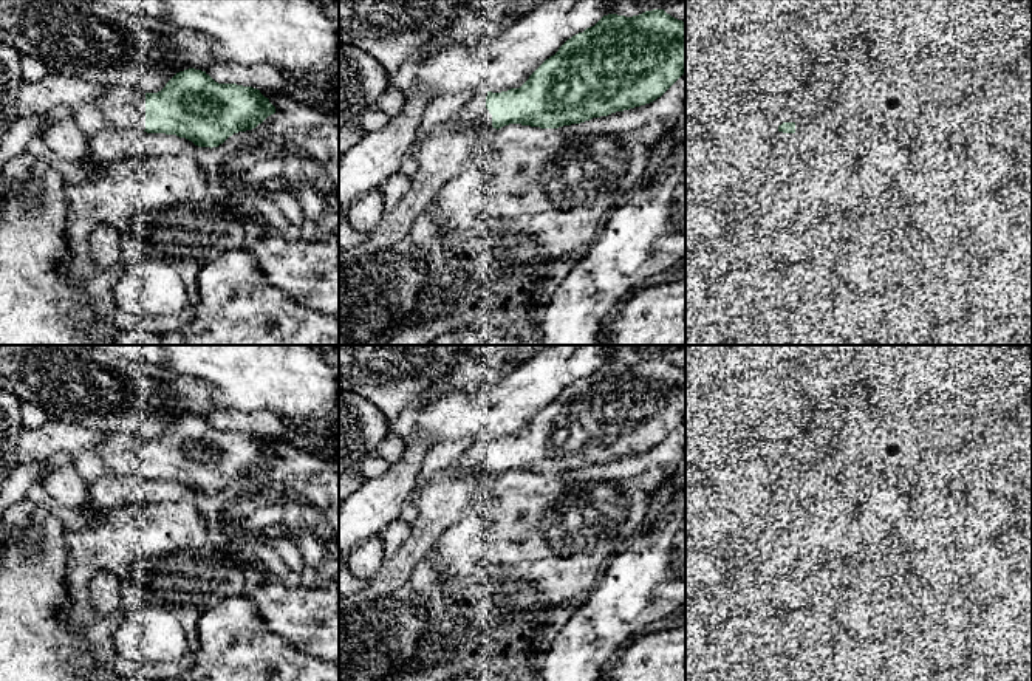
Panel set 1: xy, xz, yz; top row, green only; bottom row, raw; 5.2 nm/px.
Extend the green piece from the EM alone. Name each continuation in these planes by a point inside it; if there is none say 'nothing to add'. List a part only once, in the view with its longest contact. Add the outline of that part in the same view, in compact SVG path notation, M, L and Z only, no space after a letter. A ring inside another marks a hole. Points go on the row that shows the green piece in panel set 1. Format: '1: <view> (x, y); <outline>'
1: xy (124, 107); M107 85L108 91L94 105L107 122L121 128L145 130L145 91L135 87Z

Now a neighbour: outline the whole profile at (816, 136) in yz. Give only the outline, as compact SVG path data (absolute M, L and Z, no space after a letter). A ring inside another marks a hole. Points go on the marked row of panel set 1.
M815 121L801 132L778 132L771 138L772 147L780 163L791 158L806 156L834 144L834 135L826 122Z

